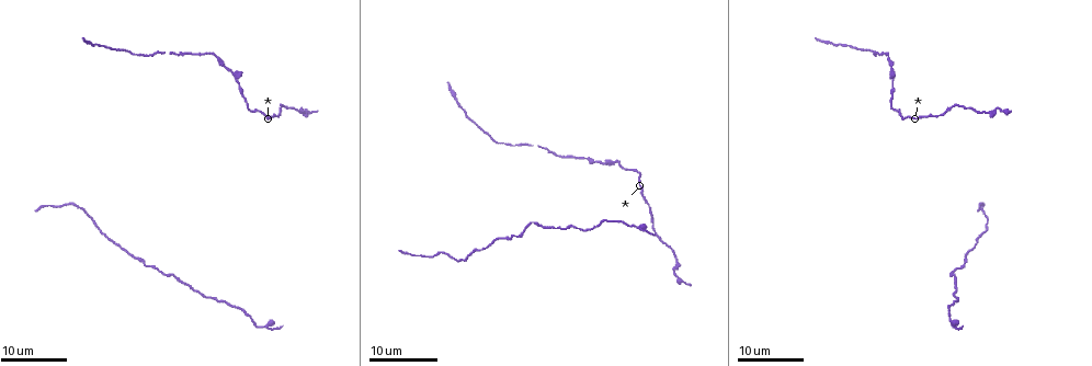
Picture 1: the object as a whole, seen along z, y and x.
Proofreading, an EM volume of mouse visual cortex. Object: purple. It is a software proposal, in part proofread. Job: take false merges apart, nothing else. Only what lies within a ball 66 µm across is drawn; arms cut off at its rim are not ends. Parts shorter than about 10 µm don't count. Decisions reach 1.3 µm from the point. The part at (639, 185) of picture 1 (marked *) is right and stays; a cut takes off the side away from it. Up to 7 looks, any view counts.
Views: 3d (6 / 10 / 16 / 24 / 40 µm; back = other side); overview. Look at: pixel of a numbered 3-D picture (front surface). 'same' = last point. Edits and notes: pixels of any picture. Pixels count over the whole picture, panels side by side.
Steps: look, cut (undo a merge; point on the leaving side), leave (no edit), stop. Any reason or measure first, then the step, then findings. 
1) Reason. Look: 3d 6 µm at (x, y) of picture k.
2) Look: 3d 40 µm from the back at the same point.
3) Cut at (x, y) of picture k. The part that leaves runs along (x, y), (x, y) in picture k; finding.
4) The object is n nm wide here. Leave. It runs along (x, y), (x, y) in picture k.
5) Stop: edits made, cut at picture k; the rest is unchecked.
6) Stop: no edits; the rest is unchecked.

A narrow waist. Look: 3d 16 µm at (240, 86) of picture 1.

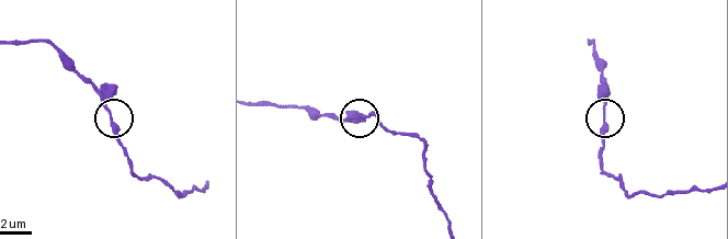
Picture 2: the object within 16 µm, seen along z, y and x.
Look: 3d 10 µm at (605, 116) of picture 2.

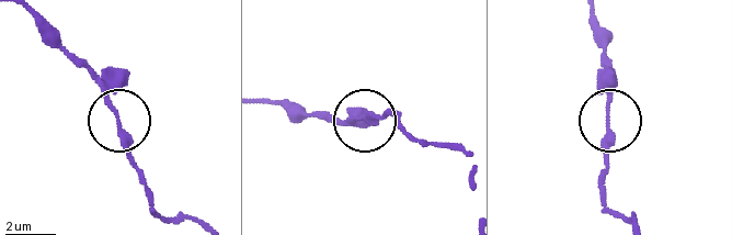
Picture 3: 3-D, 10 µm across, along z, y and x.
Leave. It runs along (459, 149), (414, 140), (396, 116), (335, 116) in picture 3; continuous, no second neuron.

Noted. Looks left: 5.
Thick turns thin. Look: 3d 16 µm at (217, 59) of picture 1.

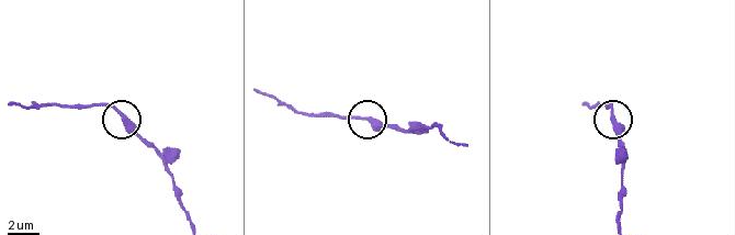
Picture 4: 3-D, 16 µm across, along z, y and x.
Closer look. Look: 3d 10 µm at (366, 118) of picture 4.

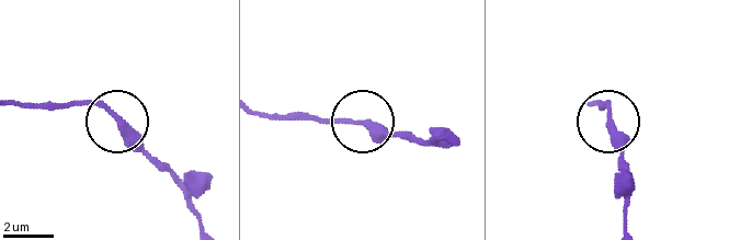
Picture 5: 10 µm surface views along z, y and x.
Look: 3d 10 µm from the back at (118, 122) of picture 5.

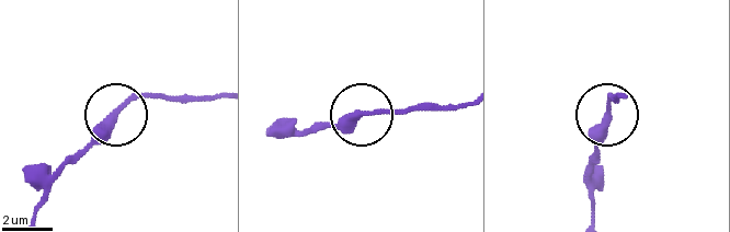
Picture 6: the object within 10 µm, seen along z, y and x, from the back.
The object is 260 nm wide here. Leave. It runs along (33, 215), (45, 183), (109, 120), (139, 97), (169, 95) in picture 6; continuous, no second neuron.

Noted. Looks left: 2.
Look: 3d 24 µm at (170, 275) of picture 1.

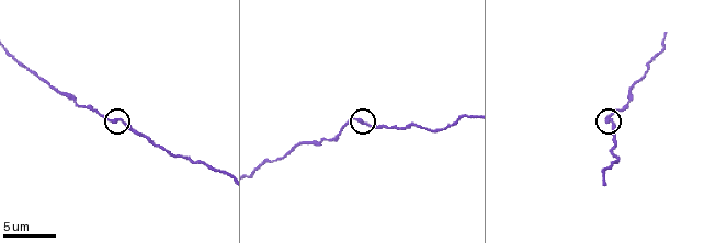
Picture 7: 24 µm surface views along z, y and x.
Look: 3d 6 µm at (121, 121) of picture 7.

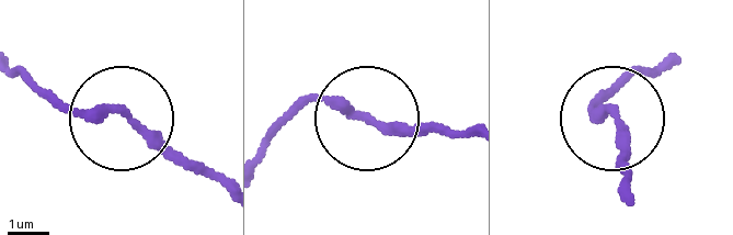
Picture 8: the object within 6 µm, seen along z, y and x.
The side arm is 22 µm long. Leave. One neuron here.

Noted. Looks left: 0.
Stop: no edits; the rest is unchecked.

